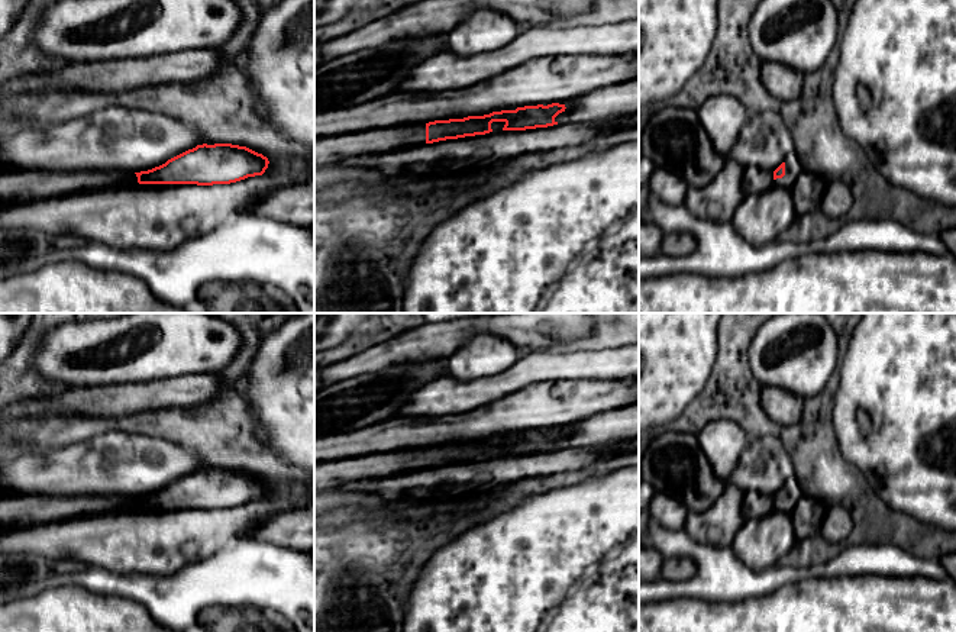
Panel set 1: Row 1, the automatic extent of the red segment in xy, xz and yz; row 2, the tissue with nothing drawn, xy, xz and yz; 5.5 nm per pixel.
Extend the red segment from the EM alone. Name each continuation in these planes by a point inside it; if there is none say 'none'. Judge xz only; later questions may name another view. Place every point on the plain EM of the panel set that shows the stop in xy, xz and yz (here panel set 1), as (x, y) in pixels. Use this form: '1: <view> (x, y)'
1: xz (328, 474)

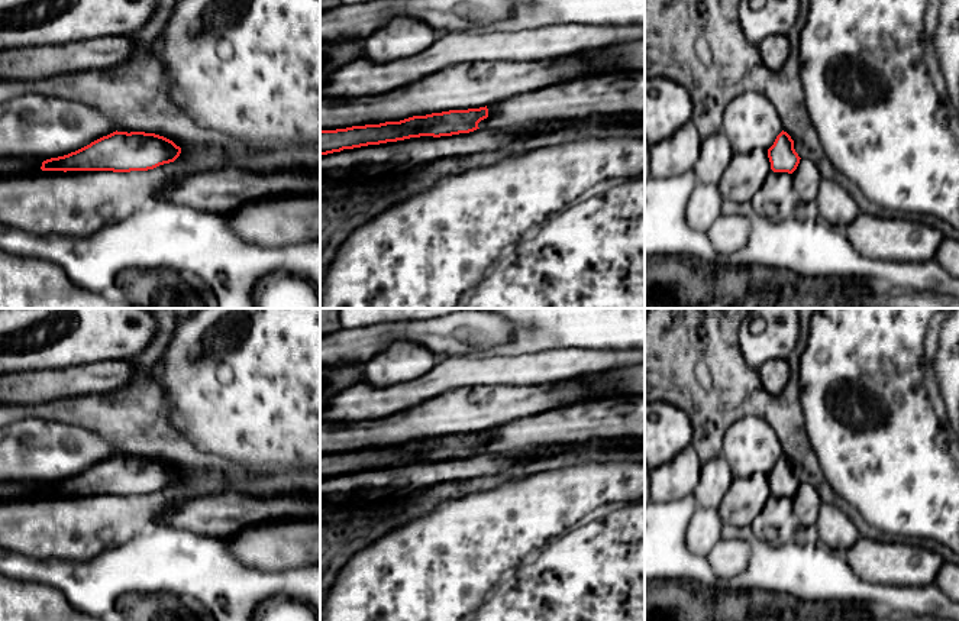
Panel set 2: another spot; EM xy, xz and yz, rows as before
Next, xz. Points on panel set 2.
none

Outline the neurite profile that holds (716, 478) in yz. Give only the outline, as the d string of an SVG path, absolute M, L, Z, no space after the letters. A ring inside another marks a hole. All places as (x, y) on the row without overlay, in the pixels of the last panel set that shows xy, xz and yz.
M723 455L704 462L694 491L697 507L719 510L733 479L734 476Z

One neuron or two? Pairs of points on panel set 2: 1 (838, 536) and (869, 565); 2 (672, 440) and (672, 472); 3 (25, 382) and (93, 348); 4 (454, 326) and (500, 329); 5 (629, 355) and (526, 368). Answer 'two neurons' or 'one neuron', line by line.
1: two neurons
2: two neurons
3: two neurons
4: one neuron
5: one neuron

